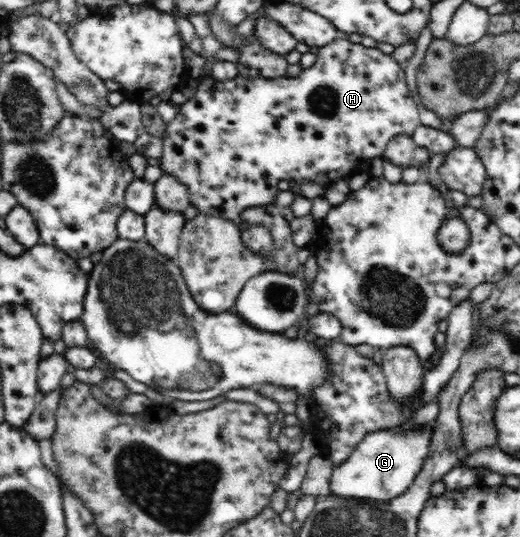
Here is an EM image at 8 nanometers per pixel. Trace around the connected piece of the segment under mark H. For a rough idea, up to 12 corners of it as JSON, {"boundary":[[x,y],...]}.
{"boundary":[[340,35],[297,78],[206,76],[159,167],[233,222],[421,125]]}

